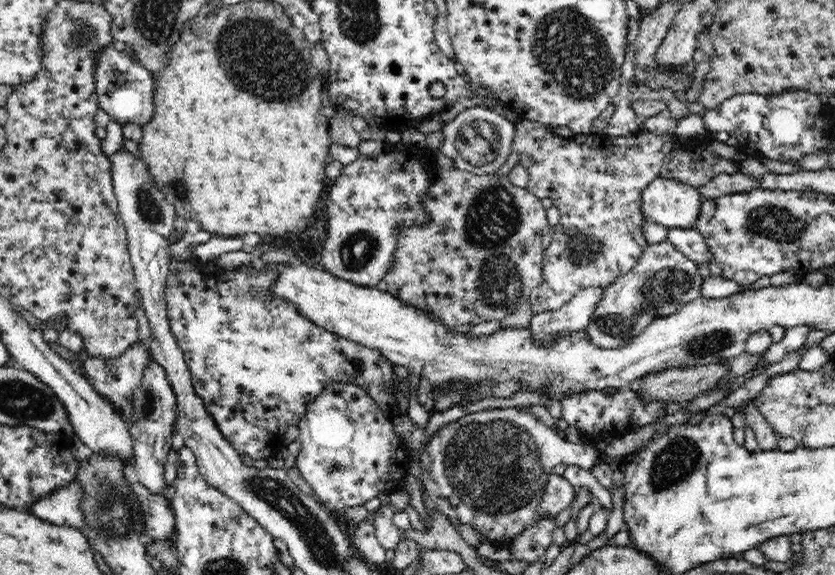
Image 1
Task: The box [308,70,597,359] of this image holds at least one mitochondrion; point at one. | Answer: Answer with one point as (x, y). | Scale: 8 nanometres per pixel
(494, 217)

